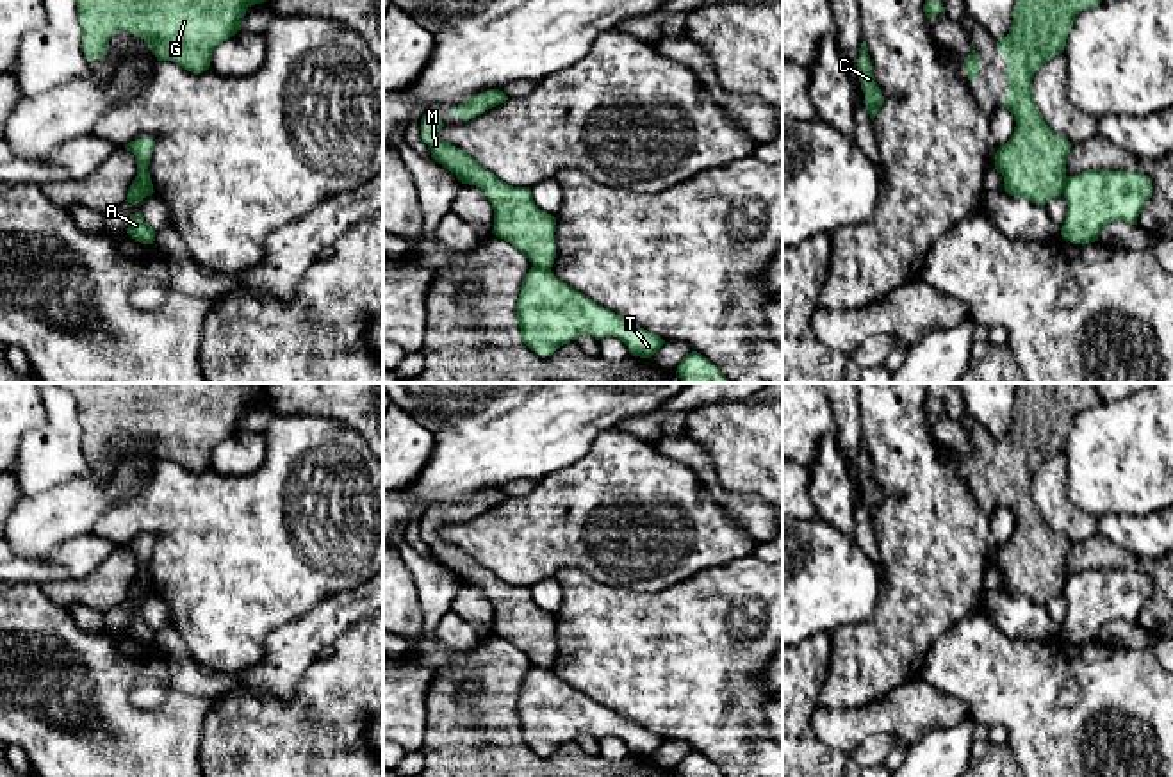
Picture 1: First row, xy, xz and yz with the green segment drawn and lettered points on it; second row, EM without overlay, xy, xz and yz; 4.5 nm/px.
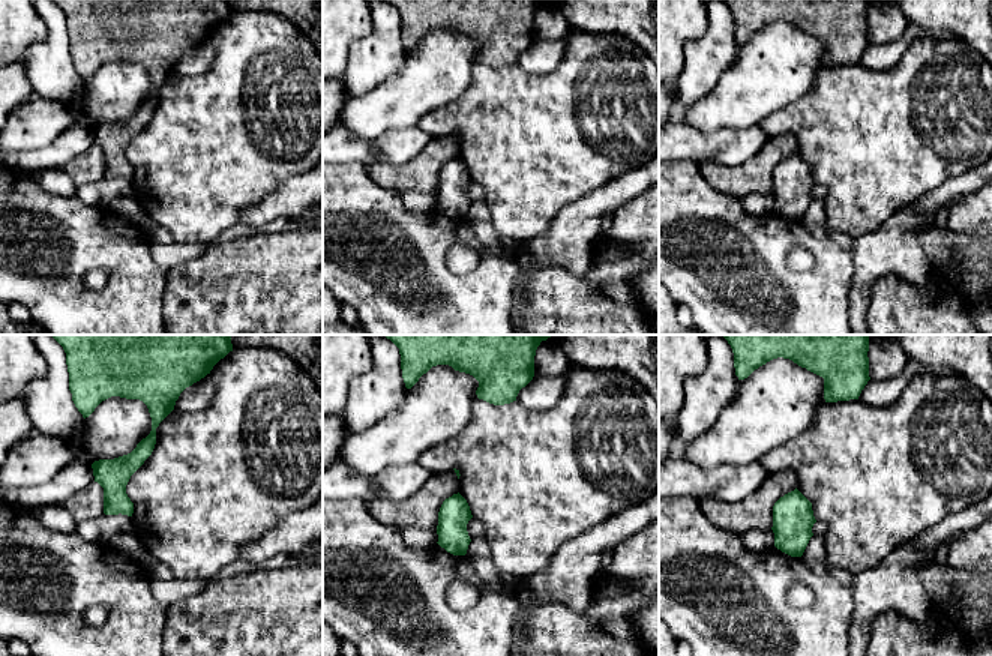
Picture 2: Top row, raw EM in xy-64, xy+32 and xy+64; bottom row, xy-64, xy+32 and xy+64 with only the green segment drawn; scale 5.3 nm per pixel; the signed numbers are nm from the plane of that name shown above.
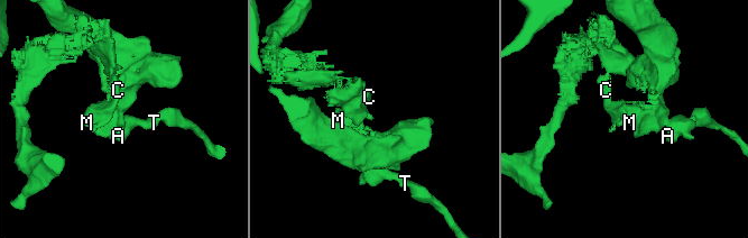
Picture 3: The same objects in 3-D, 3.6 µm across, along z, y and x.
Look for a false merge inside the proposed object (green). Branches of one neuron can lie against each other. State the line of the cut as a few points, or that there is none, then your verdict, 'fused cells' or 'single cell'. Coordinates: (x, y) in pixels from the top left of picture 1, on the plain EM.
cut in xy along (136, 578), (152, 590); fused cells

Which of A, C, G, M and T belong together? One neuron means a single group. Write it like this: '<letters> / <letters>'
A T / C G M

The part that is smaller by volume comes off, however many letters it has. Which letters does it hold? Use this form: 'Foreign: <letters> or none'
Foreign: A, T

